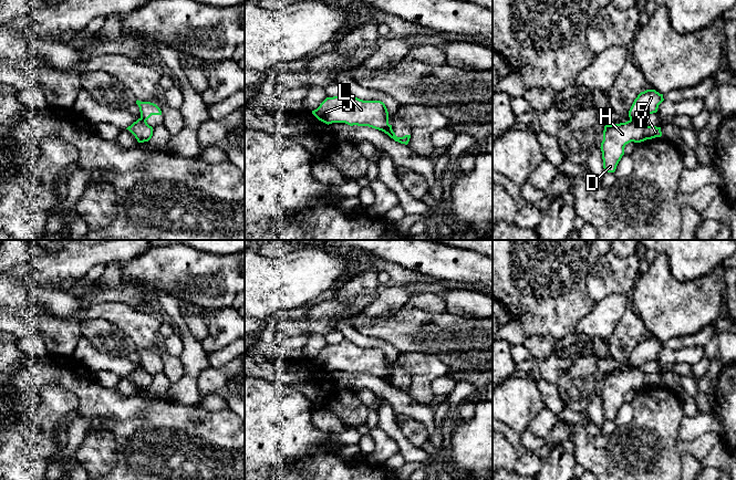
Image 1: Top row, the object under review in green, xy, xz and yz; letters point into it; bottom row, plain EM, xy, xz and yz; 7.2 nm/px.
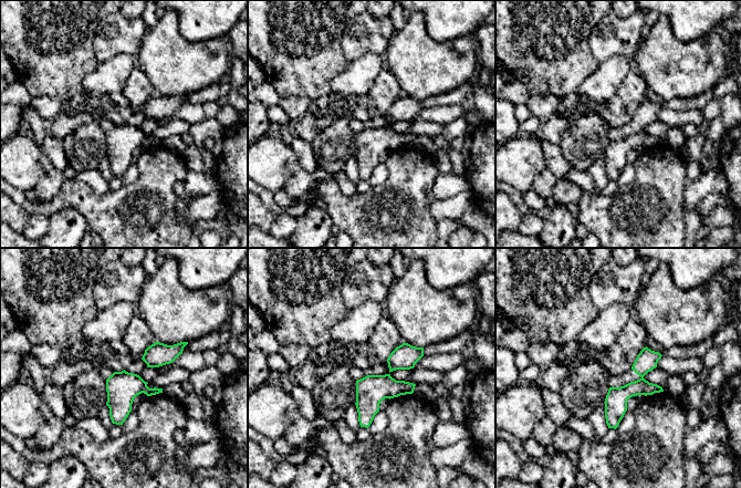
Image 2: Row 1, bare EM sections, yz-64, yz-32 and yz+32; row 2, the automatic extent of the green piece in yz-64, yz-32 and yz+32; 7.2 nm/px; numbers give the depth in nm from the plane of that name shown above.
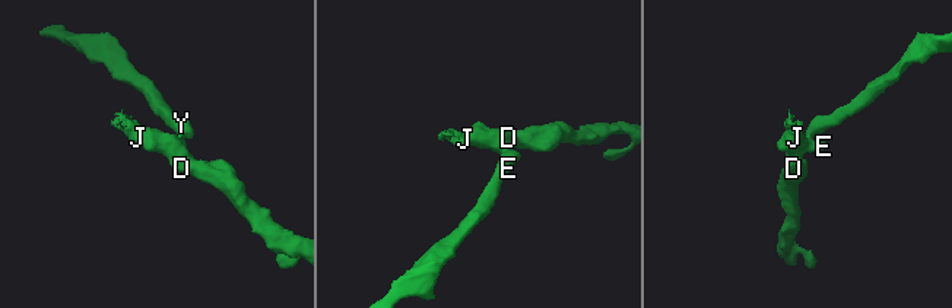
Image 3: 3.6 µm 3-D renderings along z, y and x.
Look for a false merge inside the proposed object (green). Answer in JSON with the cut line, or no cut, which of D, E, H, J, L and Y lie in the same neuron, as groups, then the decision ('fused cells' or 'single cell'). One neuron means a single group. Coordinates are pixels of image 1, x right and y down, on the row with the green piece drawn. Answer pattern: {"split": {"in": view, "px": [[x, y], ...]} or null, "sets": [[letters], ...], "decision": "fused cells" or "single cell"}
{"split": {"in": "yz", "px": [[630, 118], [638, 121]]}, "sets": [["D", "E", "H", "J", "L"], ["Y"]], "decision": "fused cells"}

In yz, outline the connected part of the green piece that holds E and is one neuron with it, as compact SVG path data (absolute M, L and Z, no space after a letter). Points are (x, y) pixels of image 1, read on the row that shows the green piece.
M628 121L620 124L605 125L601 152L603 168L608 173L614 173L619 161L624 155L626 144L641 143L646 139L661 137L661 127L645 126L640 121Z

